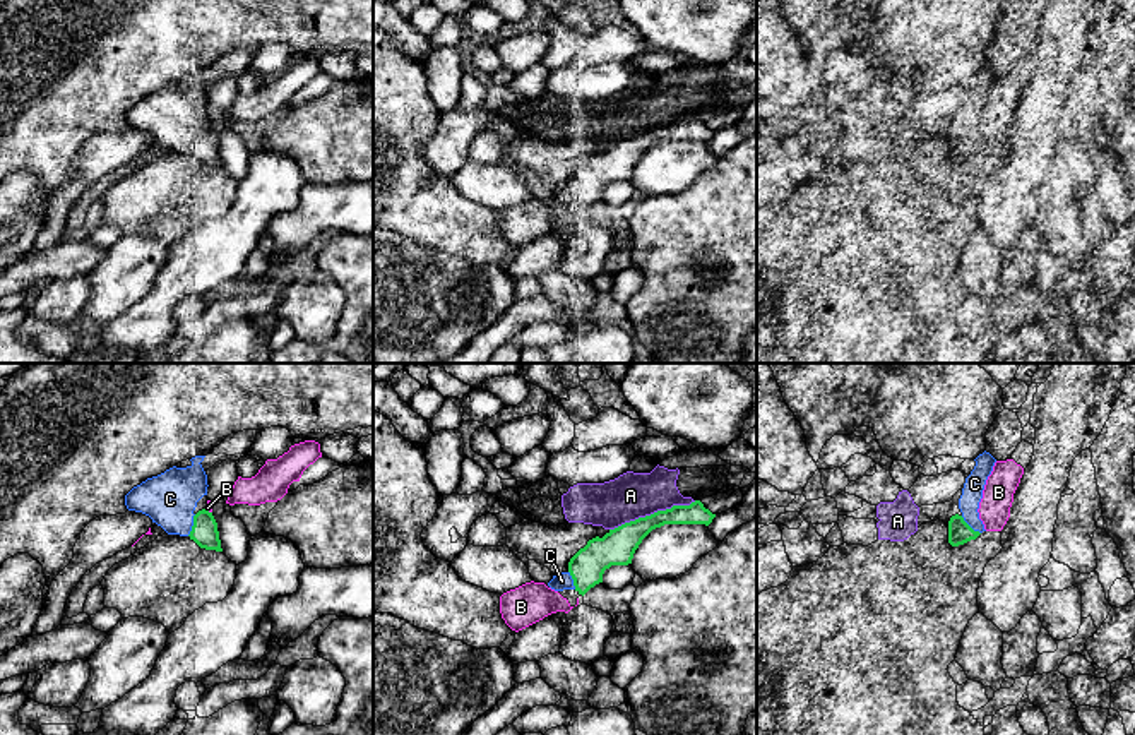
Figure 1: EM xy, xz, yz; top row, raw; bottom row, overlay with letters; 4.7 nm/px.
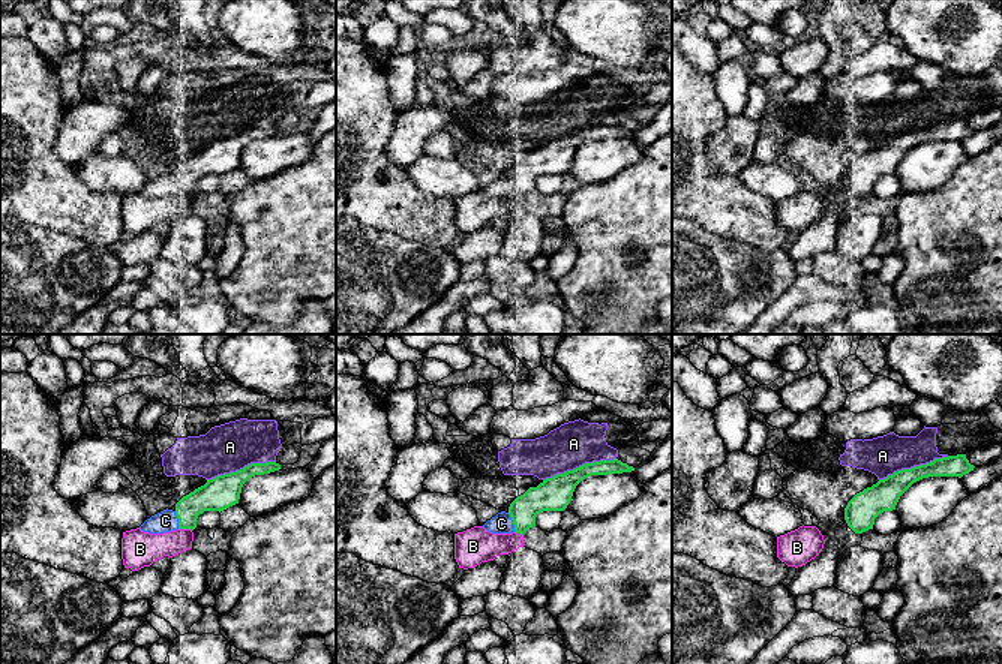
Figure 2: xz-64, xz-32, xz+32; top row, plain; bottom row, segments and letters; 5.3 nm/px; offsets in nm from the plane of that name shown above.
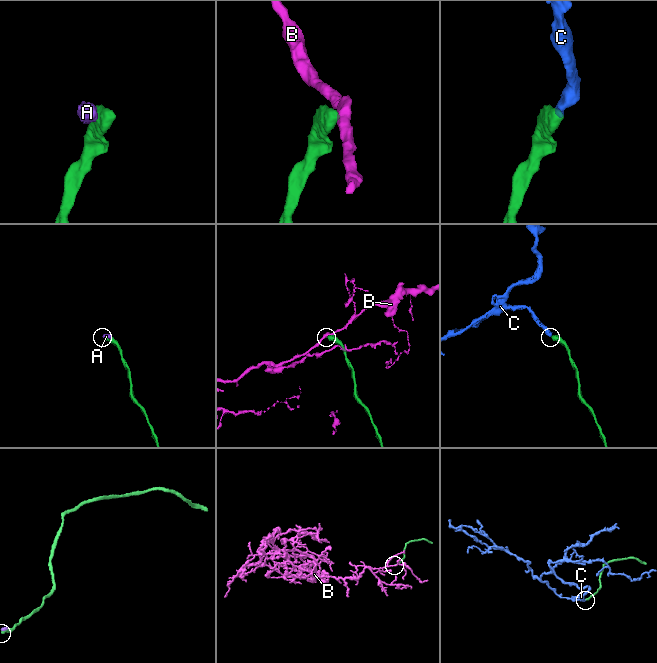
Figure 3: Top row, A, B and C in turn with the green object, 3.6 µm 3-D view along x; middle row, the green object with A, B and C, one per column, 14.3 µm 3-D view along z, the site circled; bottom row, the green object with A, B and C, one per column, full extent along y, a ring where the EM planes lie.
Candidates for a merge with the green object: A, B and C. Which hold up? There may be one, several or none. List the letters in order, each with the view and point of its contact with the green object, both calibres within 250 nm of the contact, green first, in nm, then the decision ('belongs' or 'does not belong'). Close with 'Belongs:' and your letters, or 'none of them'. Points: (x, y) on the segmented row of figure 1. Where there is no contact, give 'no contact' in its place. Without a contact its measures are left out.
A: meets green in xz at (654, 513); 160 nm thick on the green side, 220 nm on the other; does not belong
B: meets green in xy at (207, 511); 130 nm thick on the green side, 20 nm on the other; does not belong
C: meets green in xy at (194, 525); 130 nm thick on the green side, 260 nm on the other; belongs
Belongs: C

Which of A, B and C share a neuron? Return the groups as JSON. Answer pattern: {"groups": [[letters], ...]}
{"groups": [["A"], ["B"], ["C"]]}

